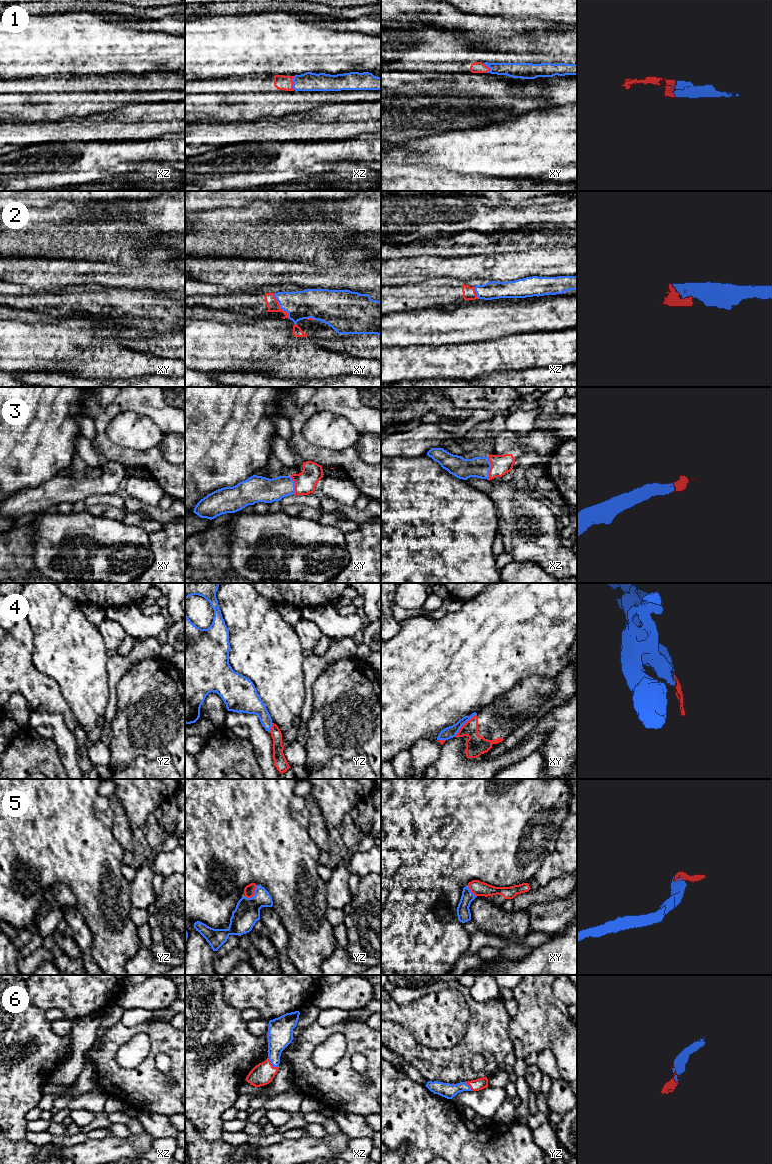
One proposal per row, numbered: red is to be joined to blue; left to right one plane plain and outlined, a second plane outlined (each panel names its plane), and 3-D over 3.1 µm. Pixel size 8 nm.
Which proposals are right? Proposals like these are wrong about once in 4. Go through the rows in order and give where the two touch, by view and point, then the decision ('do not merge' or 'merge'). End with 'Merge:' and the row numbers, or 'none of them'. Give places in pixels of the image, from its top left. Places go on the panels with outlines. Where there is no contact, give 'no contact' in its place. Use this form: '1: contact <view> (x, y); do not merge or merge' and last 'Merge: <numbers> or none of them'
1: contact xz (294, 83); merge
2: contact xy (280, 306); merge
3: contact xz (490, 467); merge
4: contact xy (464, 723); do not merge
5: contact yz (255, 893); merge
6: contact xz (272, 1064); merge
Merge: 1, 2, 3, 5, 6

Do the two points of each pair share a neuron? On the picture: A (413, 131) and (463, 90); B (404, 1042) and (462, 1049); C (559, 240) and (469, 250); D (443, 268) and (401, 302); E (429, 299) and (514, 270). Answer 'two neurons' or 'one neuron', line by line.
A: one neuron
B: one neuron
C: one neuron
D: two neurons
E: two neurons

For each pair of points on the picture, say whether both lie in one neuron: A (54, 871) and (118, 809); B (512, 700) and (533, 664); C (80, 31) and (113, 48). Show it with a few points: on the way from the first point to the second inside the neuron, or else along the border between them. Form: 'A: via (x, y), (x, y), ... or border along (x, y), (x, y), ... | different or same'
A: border along (108, 798), (113, 812), (114, 837) | different
B: border along (550, 677), (528, 676), (518, 681), (507, 691) | different
C: via (88, 31), (96, 31), (105, 40) | same

